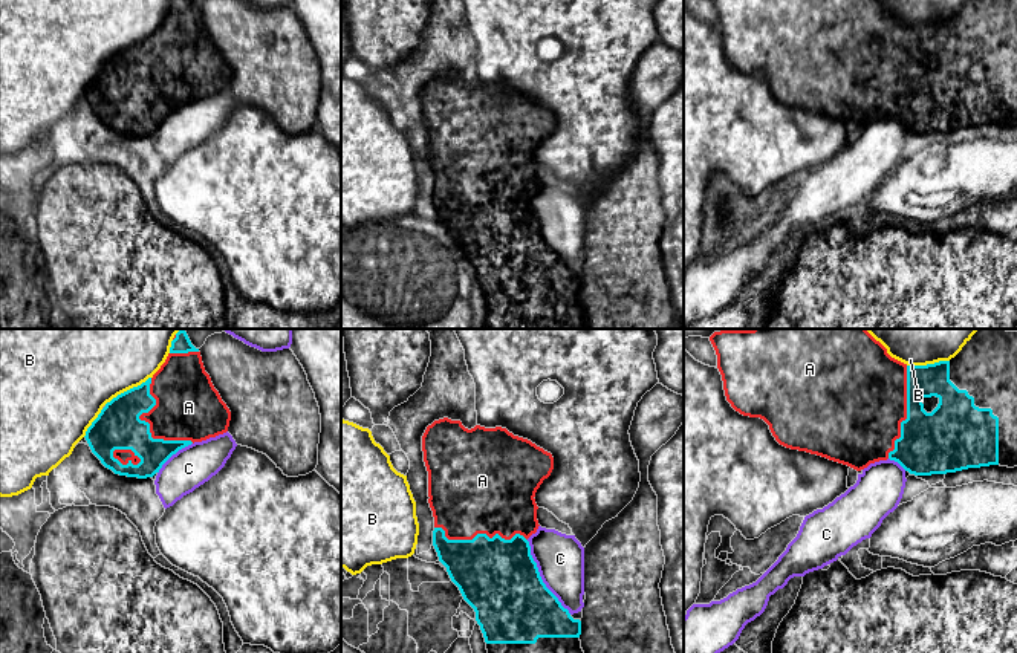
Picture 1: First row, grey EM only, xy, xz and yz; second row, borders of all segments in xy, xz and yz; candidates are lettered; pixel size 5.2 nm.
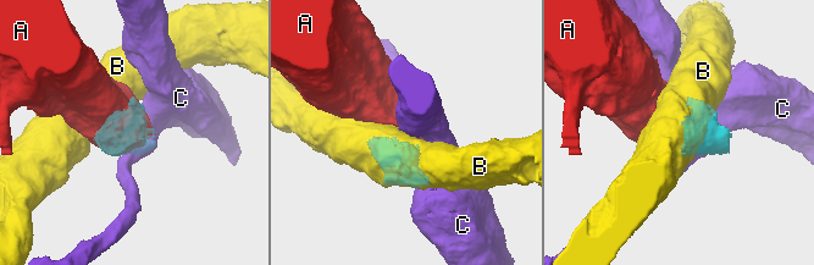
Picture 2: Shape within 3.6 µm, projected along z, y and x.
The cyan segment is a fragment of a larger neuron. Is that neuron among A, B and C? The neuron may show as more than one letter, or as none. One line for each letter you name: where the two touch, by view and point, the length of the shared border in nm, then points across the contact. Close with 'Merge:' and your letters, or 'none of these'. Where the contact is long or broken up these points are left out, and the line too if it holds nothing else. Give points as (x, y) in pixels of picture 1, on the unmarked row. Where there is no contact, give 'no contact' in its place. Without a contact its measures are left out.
A: contact xy (149, 83); length 420 nm
Merge: A

